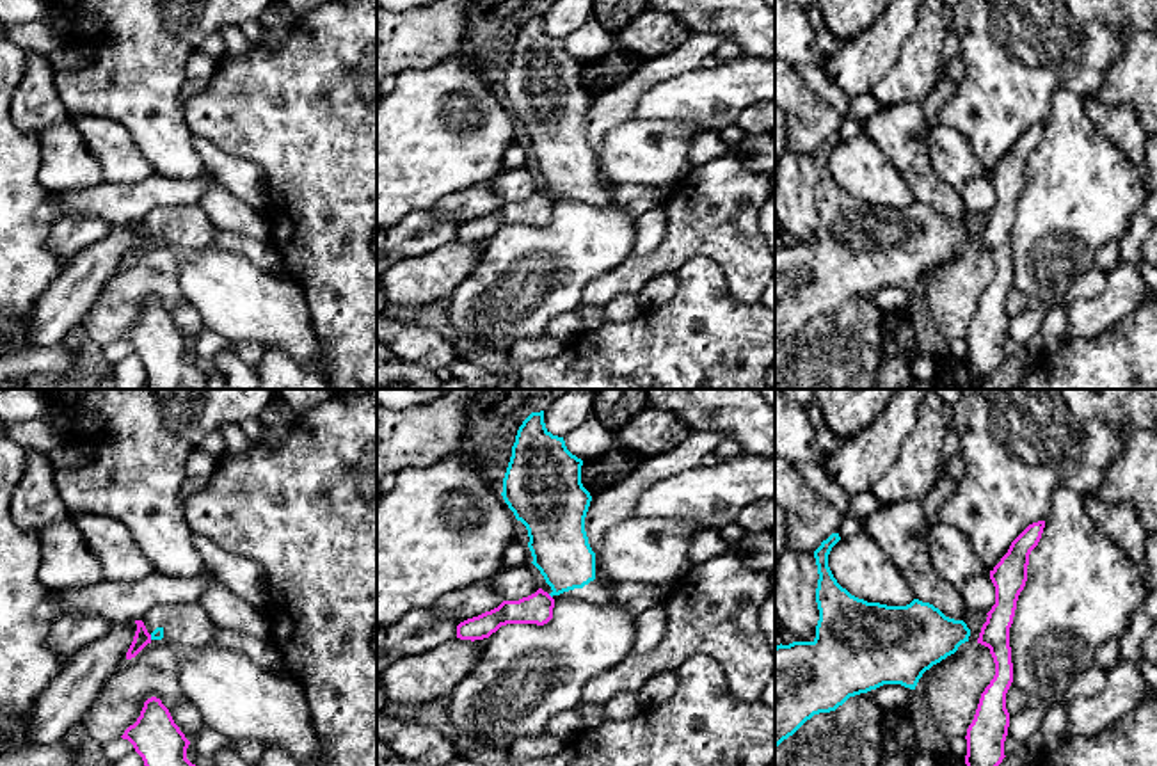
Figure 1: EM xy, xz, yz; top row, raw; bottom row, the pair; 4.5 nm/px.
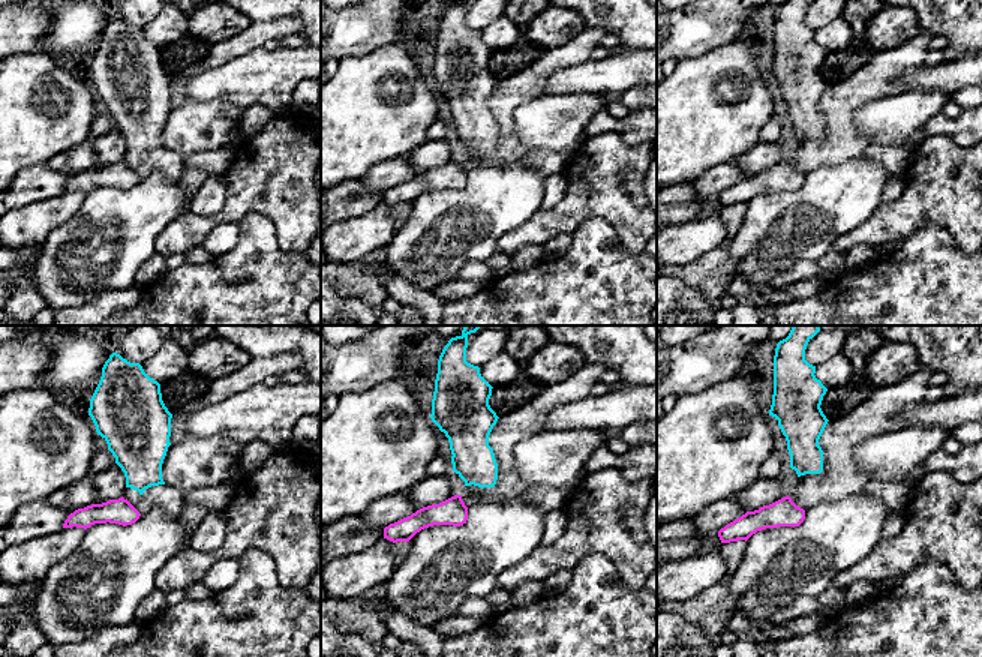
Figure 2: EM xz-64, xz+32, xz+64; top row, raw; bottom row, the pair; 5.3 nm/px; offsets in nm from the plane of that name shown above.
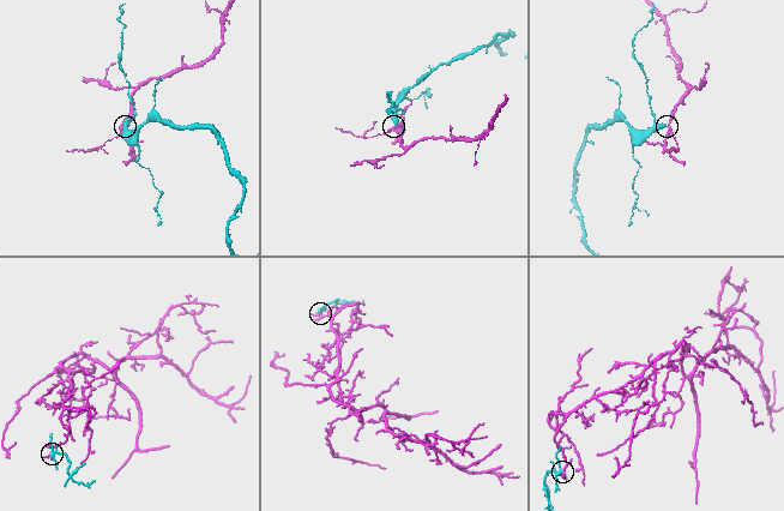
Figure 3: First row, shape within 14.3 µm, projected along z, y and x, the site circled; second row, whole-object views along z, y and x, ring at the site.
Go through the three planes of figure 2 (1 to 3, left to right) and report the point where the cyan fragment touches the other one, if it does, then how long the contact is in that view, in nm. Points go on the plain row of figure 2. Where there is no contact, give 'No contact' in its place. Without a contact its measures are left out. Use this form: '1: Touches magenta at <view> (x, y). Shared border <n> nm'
1: No contact
2: No contact
3: No contact

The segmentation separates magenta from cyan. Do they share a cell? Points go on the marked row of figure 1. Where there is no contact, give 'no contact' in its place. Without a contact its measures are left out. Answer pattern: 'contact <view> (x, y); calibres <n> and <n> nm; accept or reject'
contact xz (550, 596); calibres 140 and 260 nm; reject

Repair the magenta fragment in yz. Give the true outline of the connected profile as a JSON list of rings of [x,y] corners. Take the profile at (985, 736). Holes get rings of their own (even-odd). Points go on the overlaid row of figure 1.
[[[1045,521],[1029,524],[990,571],[995,604],[986,613],[977,643],[990,649],[995,675],[981,693],[974,720],[967,729],[967,766],[999,766],[1006,757],[1004,741],[1009,727],[1006,693],[1013,682],[1009,627],[1027,581],[1029,555],[1038,546],[1043,528]]]

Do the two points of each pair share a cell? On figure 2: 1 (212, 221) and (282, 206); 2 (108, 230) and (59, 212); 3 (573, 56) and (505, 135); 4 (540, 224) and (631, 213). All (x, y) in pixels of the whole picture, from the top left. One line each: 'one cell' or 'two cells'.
1: one cell
2: two cells
3: one cell
4: one cell

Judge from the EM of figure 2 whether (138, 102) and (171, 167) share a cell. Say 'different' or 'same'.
same

